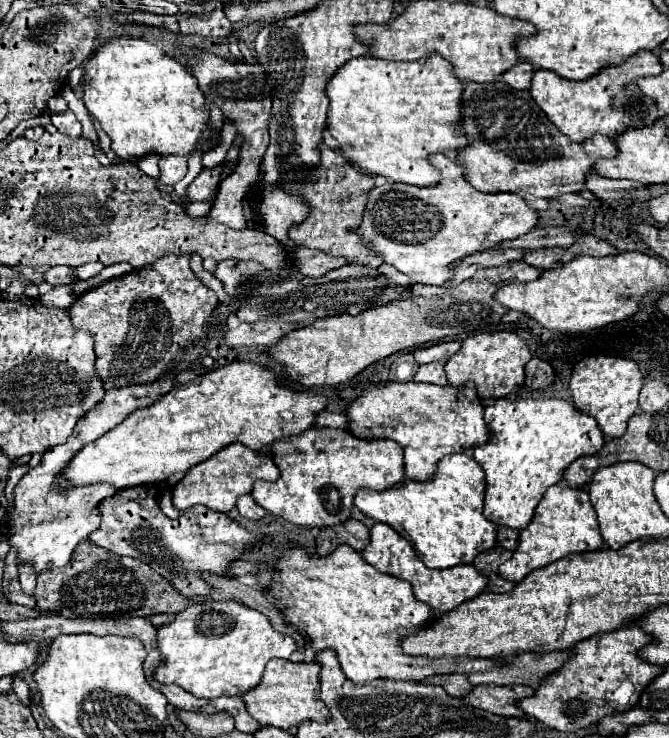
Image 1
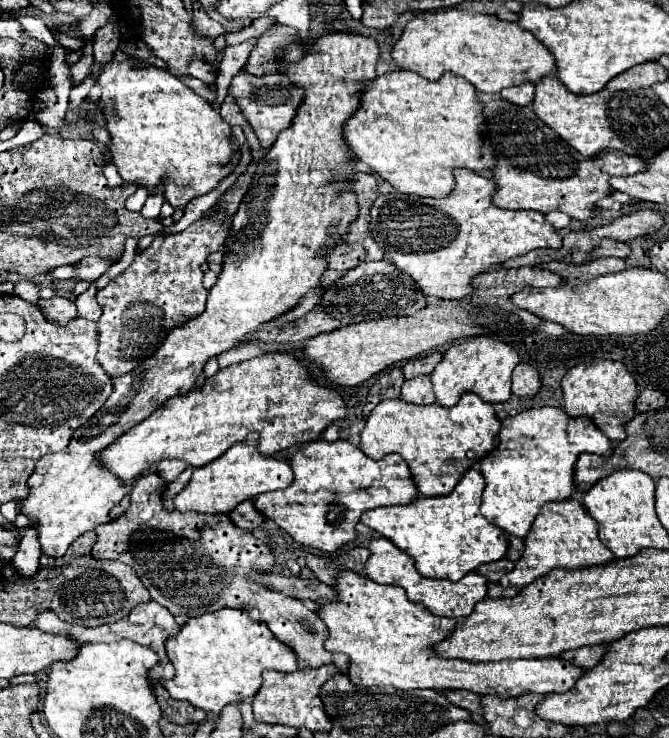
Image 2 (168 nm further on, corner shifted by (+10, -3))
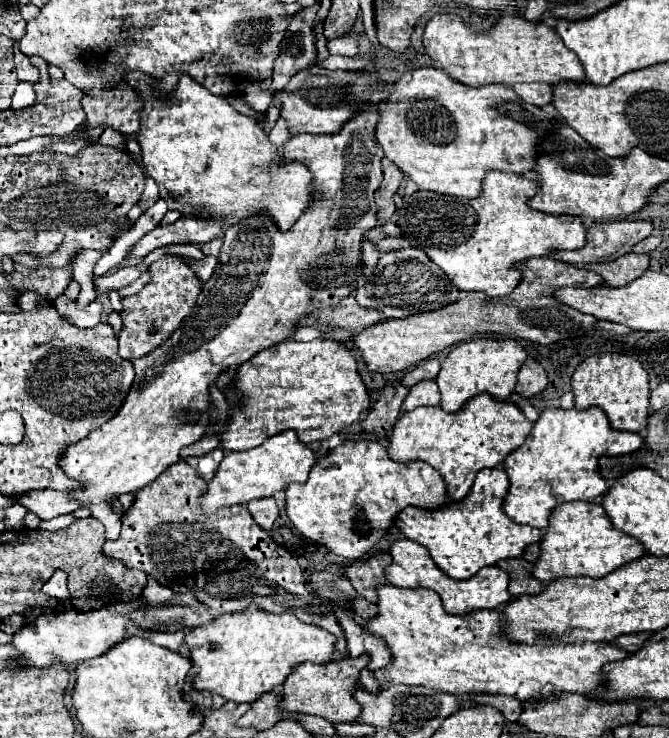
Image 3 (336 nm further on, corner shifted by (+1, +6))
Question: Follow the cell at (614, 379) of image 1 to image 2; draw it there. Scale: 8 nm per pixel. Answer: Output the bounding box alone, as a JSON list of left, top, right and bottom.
[562,359,638,441]

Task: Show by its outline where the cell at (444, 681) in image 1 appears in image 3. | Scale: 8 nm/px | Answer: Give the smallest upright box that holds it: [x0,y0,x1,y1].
[473,694,523,722]

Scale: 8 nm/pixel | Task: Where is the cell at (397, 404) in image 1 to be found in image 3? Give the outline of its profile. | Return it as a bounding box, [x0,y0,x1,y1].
[389,394,533,502]

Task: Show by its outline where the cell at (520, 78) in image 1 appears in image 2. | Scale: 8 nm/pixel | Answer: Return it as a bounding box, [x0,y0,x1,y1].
[500,83,534,105]

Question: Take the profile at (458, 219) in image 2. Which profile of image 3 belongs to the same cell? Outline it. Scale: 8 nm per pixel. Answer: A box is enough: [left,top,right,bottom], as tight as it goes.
[395,170,587,298]

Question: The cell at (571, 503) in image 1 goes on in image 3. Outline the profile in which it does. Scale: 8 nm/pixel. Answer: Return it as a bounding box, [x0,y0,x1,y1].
[533,502,645,584]

